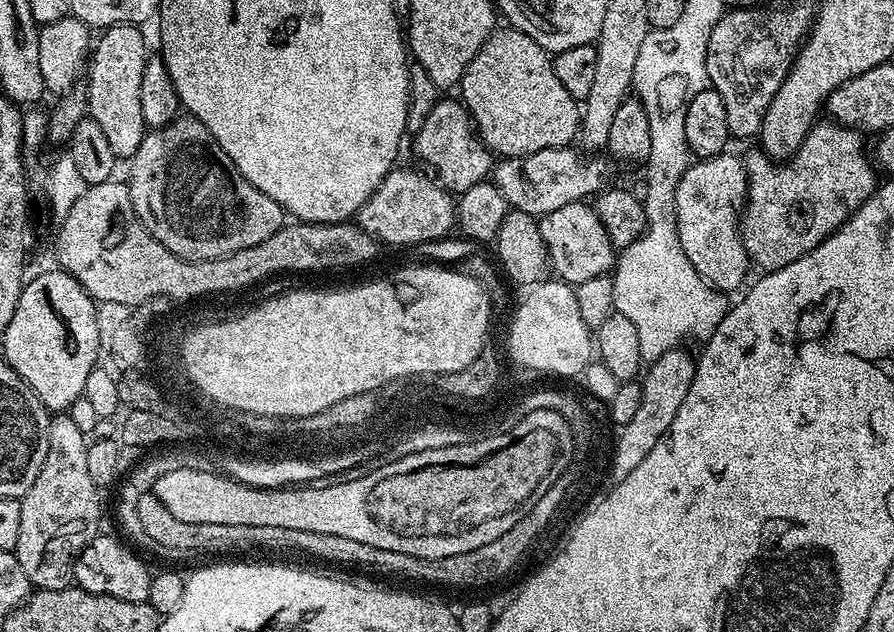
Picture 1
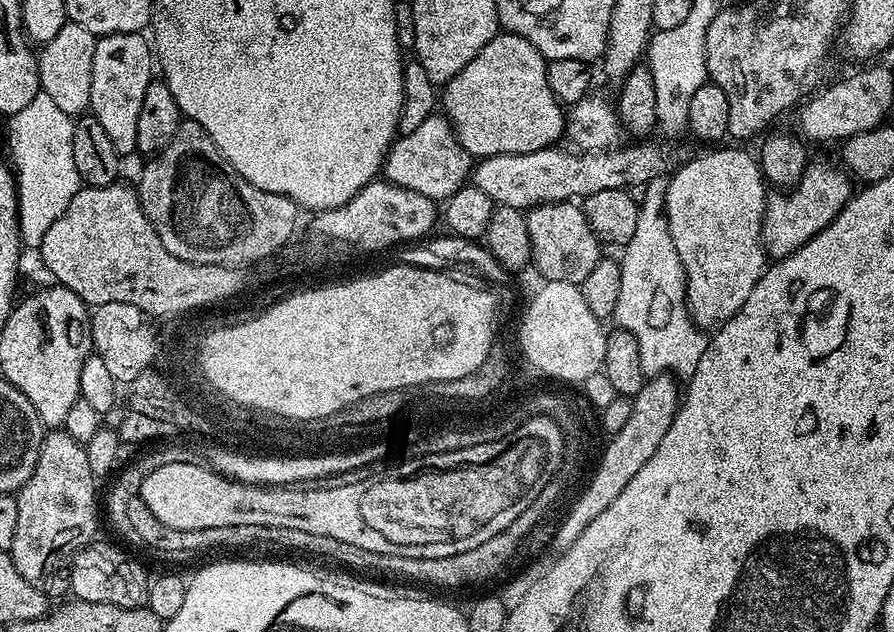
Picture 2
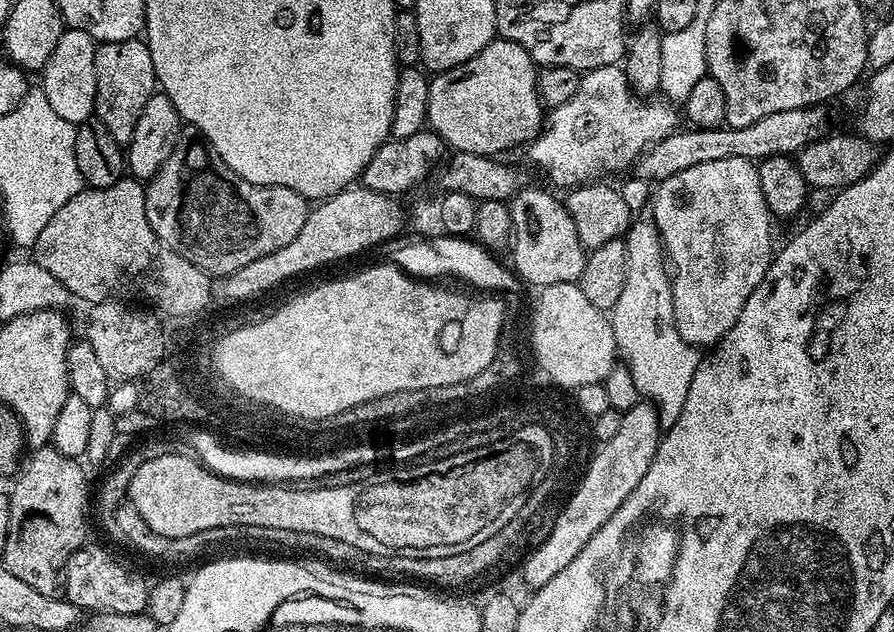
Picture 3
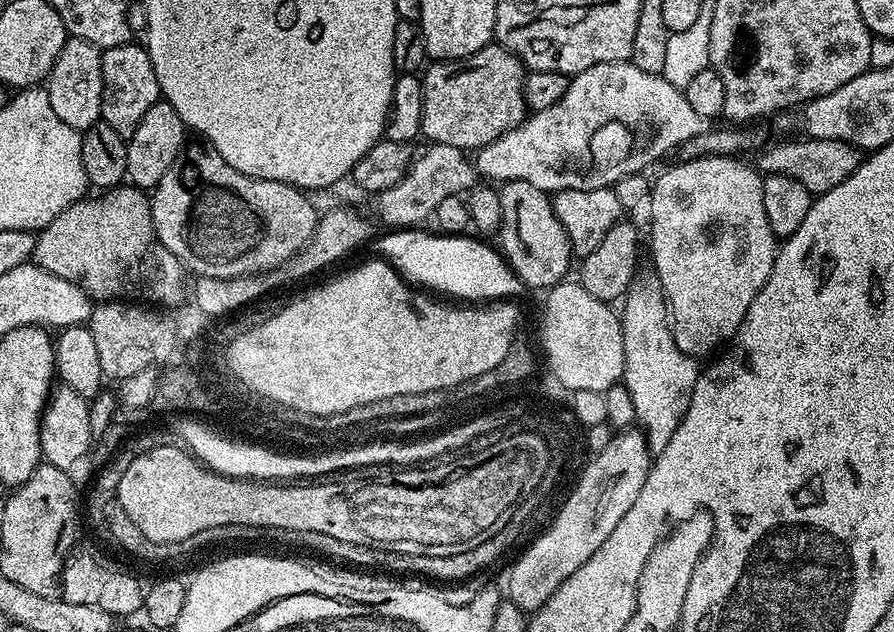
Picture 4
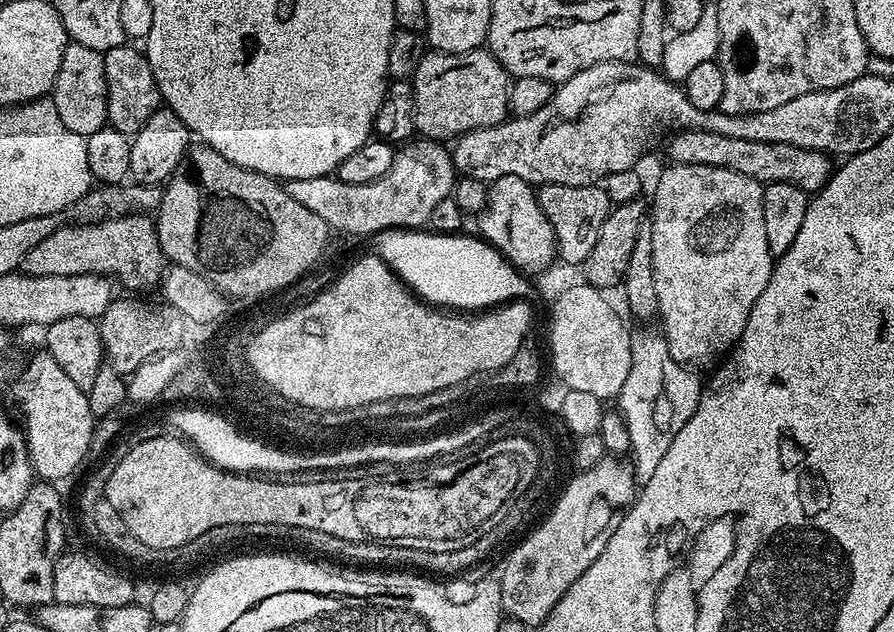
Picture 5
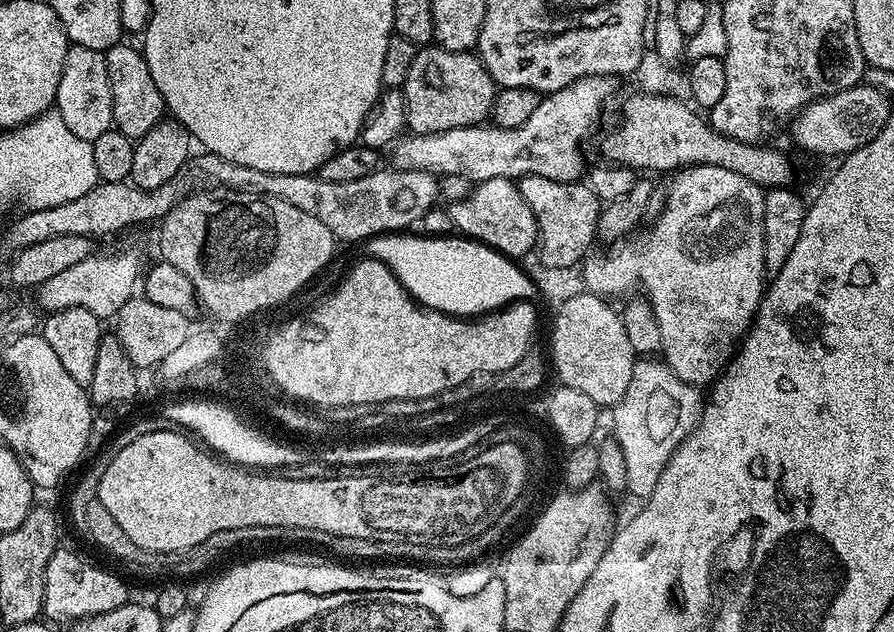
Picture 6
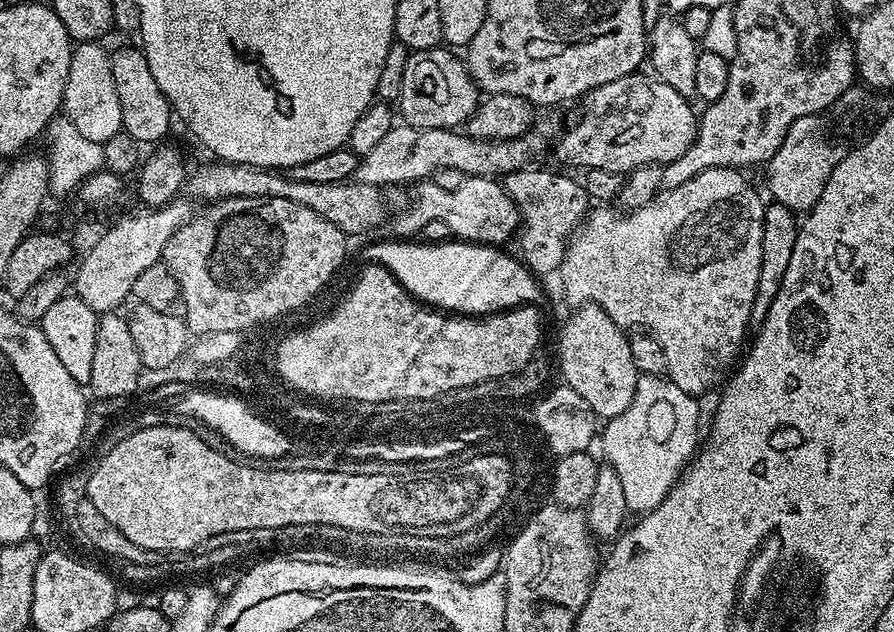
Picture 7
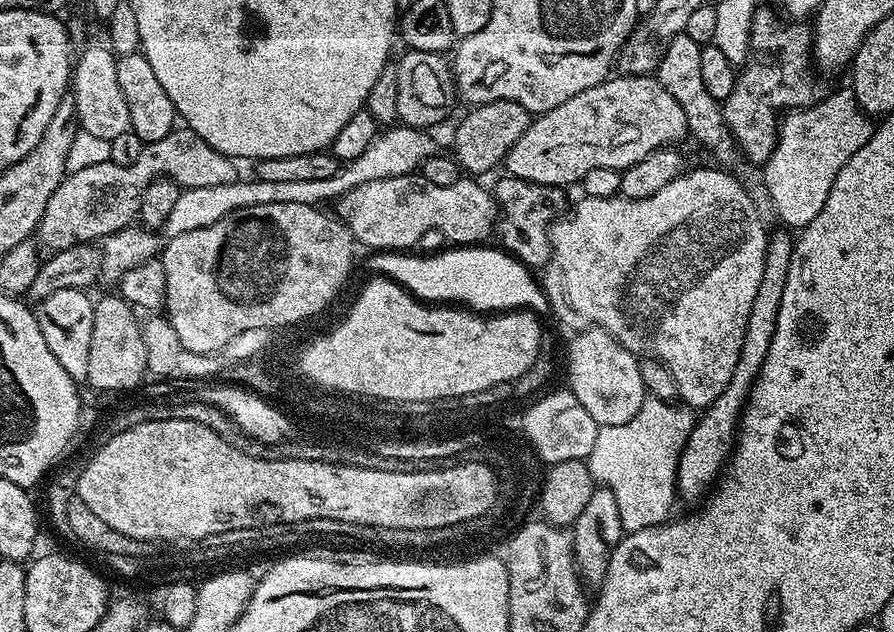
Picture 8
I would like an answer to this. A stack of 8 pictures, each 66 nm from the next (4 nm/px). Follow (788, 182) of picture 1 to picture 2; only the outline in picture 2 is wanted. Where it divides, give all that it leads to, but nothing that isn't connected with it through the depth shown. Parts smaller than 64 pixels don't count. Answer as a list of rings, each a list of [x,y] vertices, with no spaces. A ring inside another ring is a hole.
[[[812,162],[804,169],[795,188],[787,194],[776,195],[780,196],[774,197],[773,200],[771,197],[767,201],[764,209],[764,225],[760,231],[760,239],[764,242],[764,251],[773,261],[785,260],[787,256],[794,254],[794,250],[798,250],[810,238],[814,238],[814,234],[821,232],[848,205],[848,201],[854,195],[854,184],[847,172],[843,170],[835,172],[832,168],[819,168],[816,162]]]

